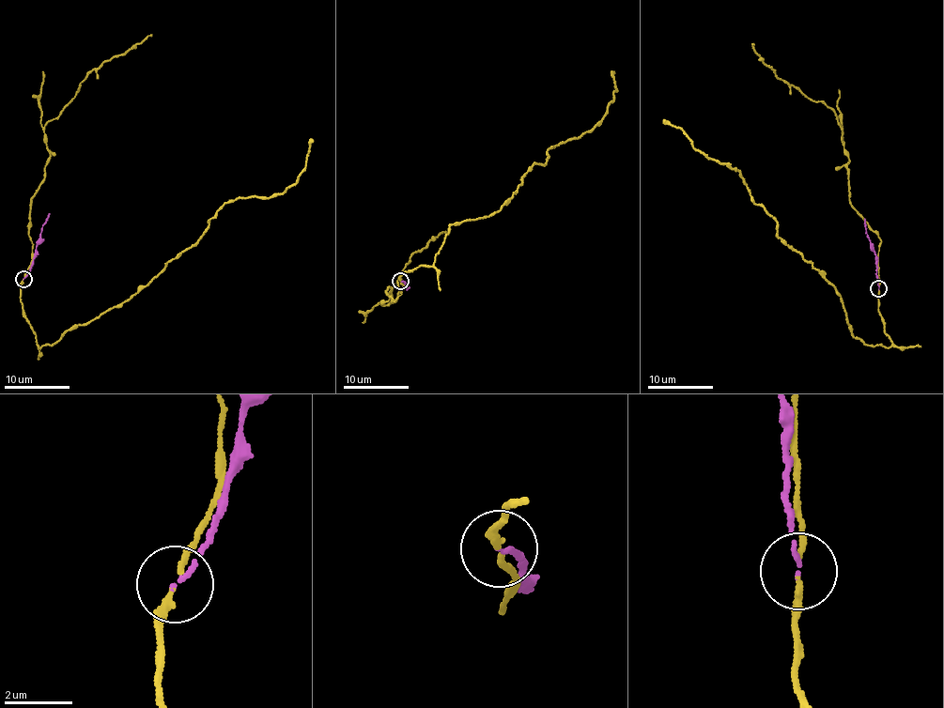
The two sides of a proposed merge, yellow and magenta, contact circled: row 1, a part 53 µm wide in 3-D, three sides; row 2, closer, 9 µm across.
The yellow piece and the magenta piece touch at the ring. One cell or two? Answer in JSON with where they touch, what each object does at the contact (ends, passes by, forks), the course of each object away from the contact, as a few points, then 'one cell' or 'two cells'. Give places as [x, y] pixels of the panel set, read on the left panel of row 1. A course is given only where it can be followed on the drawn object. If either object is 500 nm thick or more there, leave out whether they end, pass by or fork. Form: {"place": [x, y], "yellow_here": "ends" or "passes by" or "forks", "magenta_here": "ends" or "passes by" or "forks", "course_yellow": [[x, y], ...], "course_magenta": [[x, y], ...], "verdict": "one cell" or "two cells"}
{"place": [23, 279], "yellow_here": "passes by", "magenta_here": "ends", "course_yellow": [[23, 280], [20, 300], [41, 348], [147, 285], [199, 238], [226, 202], [283, 192], [303, 171], [310, 138]], "course_magenta": [[23, 278], [30, 269], [40, 230], [50, 213]], "verdict": "two cells"}

